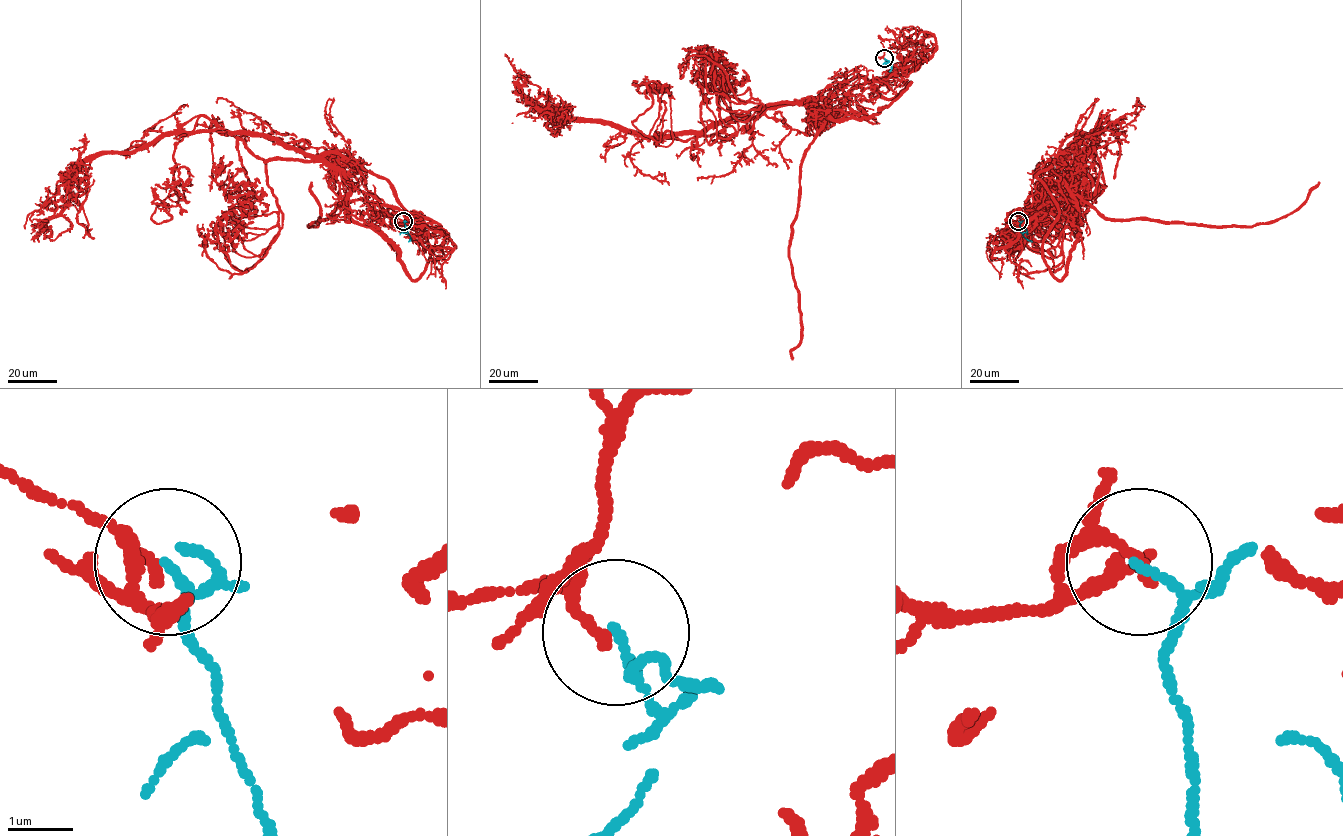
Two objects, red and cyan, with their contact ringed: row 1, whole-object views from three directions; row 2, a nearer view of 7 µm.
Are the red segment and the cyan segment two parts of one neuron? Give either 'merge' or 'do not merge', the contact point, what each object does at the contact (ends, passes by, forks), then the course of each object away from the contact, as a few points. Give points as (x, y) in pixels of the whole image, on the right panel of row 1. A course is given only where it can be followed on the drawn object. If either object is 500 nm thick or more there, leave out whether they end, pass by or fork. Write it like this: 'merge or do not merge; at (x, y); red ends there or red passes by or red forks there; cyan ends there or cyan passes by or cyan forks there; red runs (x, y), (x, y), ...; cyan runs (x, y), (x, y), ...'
do not merge; at (1018, 221); red passes by; cyan passes by; red runs (1018, 221), (997, 233), (1075, 201), (1060, 159), (1080, 133), (1096, 134), (1078, 175), (1015, 229); cyan runs (1018, 221), (1022, 233), (1027, 230), (1023, 228)

